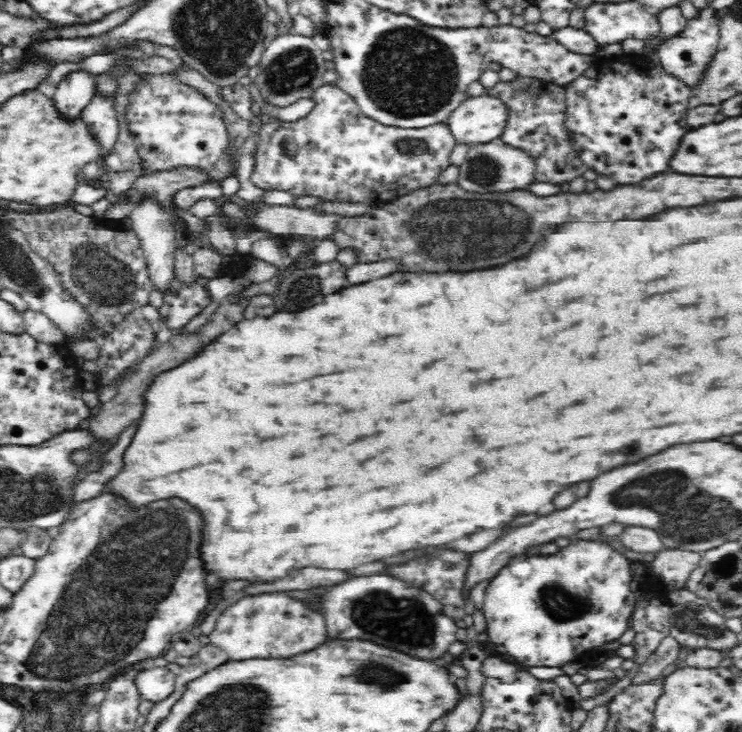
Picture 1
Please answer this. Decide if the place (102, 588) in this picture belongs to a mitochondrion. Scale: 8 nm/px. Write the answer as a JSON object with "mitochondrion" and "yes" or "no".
{"mitochondrion":"yes"}

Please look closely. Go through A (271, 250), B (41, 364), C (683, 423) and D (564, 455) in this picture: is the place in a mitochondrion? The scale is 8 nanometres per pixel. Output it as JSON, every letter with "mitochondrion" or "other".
{"A":"other","B":"other","C":"other","D":"mitochondrion"}

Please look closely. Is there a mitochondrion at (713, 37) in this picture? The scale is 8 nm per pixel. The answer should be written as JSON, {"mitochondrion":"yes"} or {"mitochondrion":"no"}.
{"mitochondrion":"no"}

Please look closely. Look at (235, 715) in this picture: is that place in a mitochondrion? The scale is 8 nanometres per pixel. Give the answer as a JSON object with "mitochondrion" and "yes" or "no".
{"mitochondrion":"yes"}

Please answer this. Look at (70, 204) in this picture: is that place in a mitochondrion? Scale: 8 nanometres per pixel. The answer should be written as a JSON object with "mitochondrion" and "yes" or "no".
{"mitochondrion":"no"}

